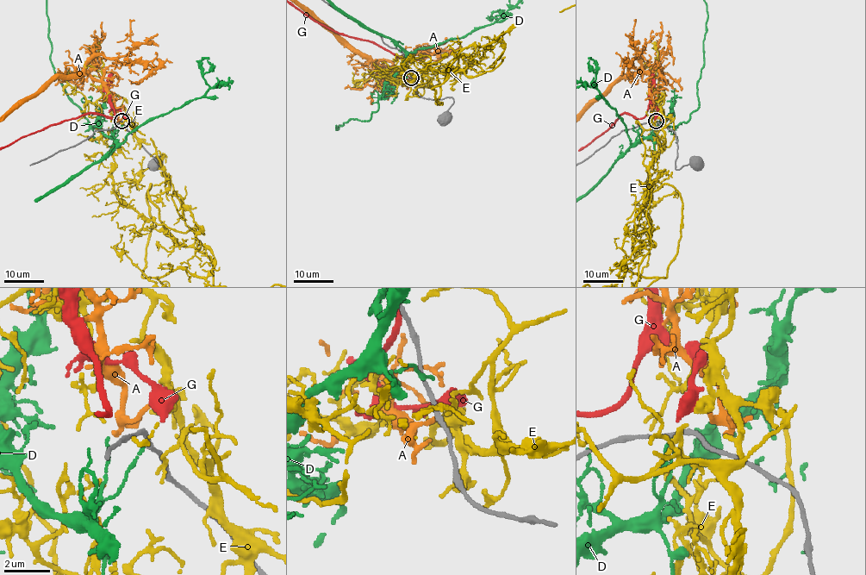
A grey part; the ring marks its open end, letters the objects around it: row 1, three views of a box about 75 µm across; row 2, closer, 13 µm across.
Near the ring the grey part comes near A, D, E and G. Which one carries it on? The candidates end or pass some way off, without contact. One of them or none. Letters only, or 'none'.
G

